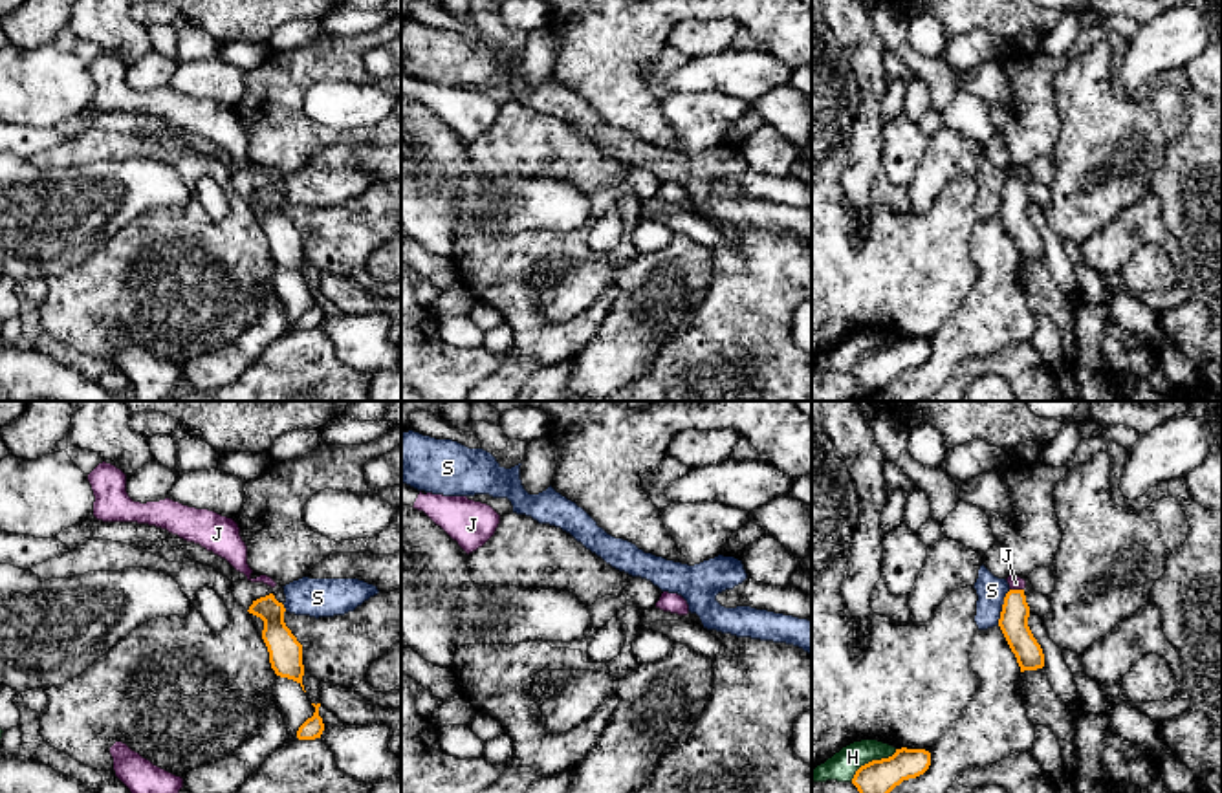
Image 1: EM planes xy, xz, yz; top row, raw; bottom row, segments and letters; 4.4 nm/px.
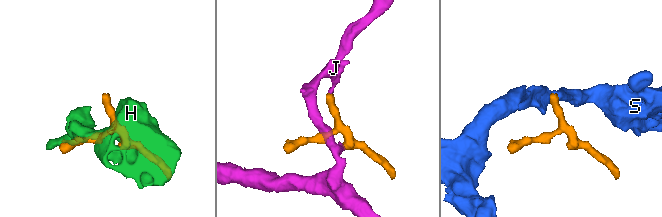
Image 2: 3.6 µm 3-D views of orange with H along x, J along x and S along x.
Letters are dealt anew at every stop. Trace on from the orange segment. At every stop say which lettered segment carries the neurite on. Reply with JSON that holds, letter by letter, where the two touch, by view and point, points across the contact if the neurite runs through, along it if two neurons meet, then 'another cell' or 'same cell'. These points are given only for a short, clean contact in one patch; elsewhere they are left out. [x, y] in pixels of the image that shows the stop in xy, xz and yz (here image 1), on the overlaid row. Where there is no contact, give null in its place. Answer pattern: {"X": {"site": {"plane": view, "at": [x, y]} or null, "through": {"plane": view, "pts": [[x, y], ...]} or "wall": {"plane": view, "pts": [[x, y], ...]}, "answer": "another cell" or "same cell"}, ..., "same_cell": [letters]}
{"H": {"site": {"plane": "yz", "at": [872, 760]}, "wall": {"plane": "yz", "pts": [[896, 749], [887, 757], [865, 762], [851, 781]]}, "answer": "another cell"}, "J": {"site": {"plane": "yz", "at": [1017, 590]}, "answer": "another cell"}, "S": {"site": {"plane": "yz", "at": [1003, 607]}, "wall": {"plane": "yz", "pts": [[1010, 590], [1003, 601], [997, 623]]}, "answer": "another cell"}, "same_cell": []}

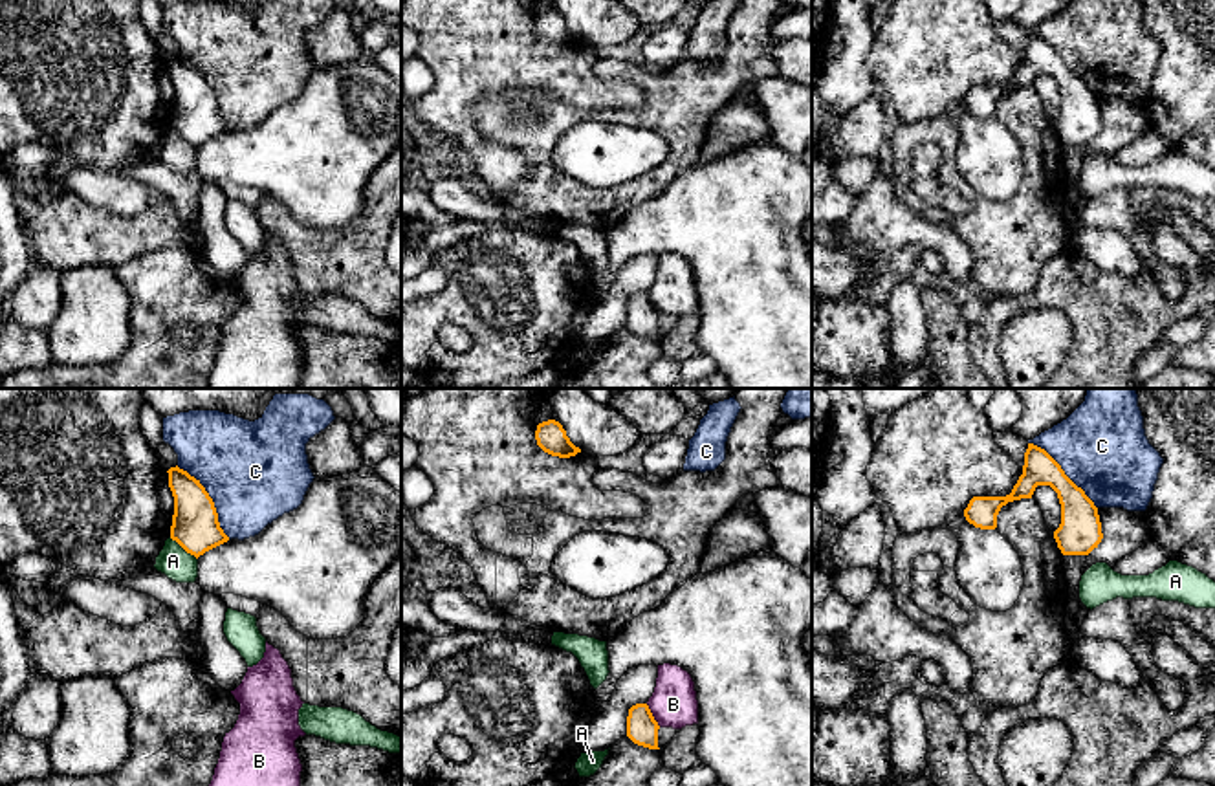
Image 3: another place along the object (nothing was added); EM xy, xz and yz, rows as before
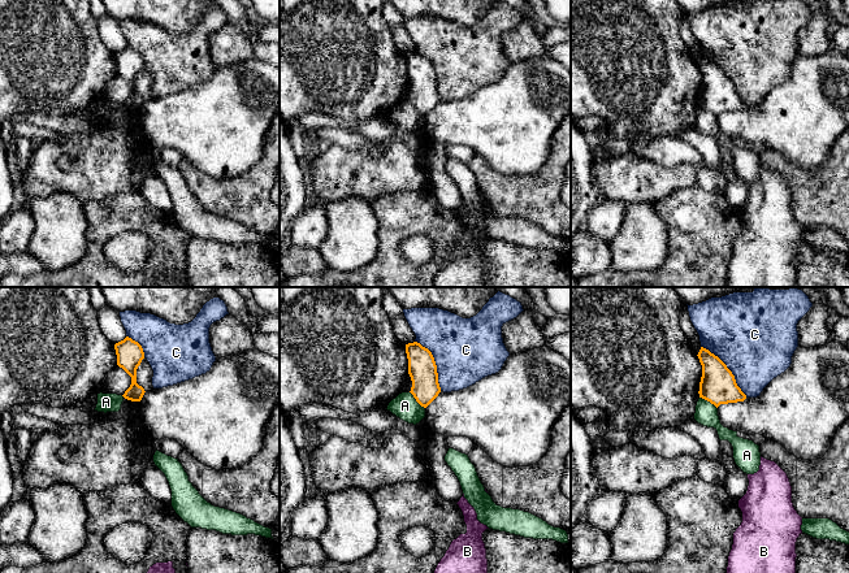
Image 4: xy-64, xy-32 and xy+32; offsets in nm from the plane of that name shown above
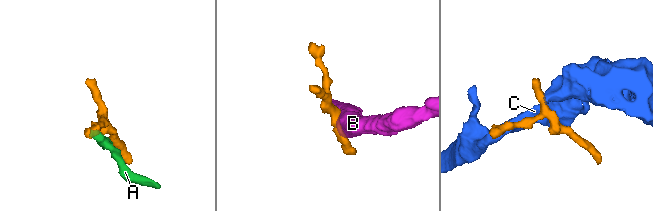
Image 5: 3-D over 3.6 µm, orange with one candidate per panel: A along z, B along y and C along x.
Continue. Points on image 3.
{"A": {"site": {"plane": "xy", "at": [184, 548]}, "answer": "another cell"}, "B": {"site": {"plane": "xz", "at": [651, 715]}, "wall": {"plane": "xz", "pts": [[645, 704], [660, 726]]}, "answer": "another cell"}, "C": {"site": {"plane": "xy", "at": [211, 499]}, "answer": "another cell"}, "same_cell": []}

